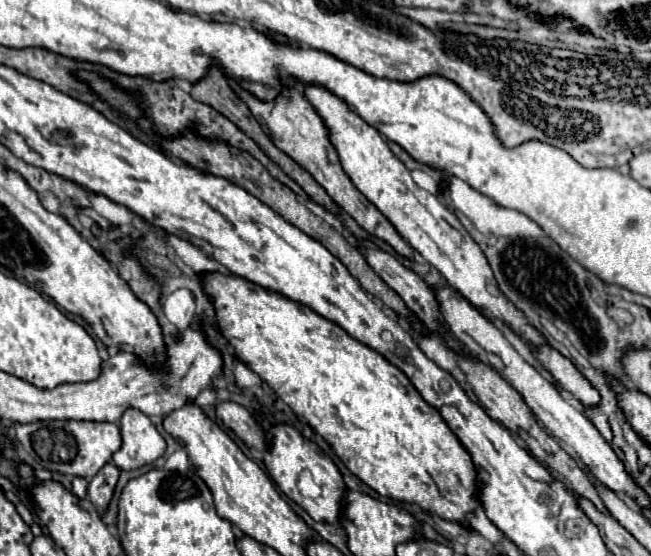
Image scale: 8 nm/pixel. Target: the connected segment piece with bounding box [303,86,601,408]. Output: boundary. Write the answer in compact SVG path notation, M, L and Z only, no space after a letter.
M303 86L303 94L325 120L331 142L339 152L341 166L351 182L359 188L359 192L385 214L385 218L397 228L397 232L445 278L451 288L455 288L465 300L471 300L475 308L487 312L489 318L501 320L513 334L517 334L529 346L535 364L551 374L555 386L569 392L583 408L599 406L599 390L575 368L575 364L571 364L571 360L567 360L559 350L551 348L551 344L547 344L547 340L539 336L537 328L531 328L531 324L523 320L523 312L515 312L515 308L511 308L511 300L507 300L507 296L499 292L491 266L487 264L487 256L483 256L479 244L469 236L459 218L447 206L443 206L433 194L413 182L411 172L393 156L383 136L375 128L365 124L355 112L349 110L343 100L339 100L325 88Z

